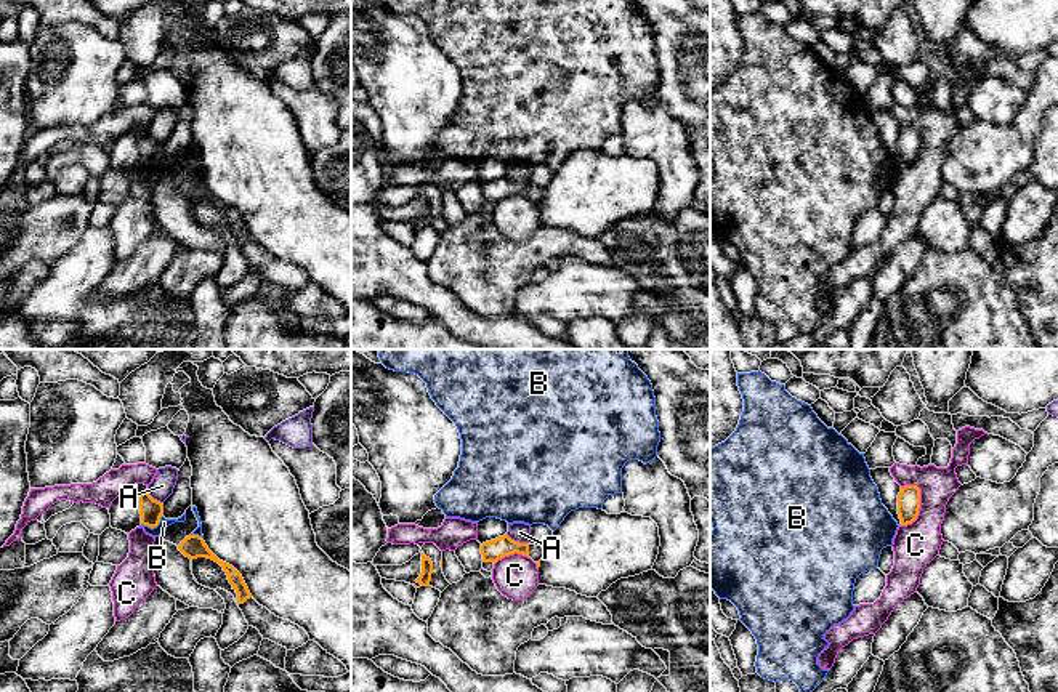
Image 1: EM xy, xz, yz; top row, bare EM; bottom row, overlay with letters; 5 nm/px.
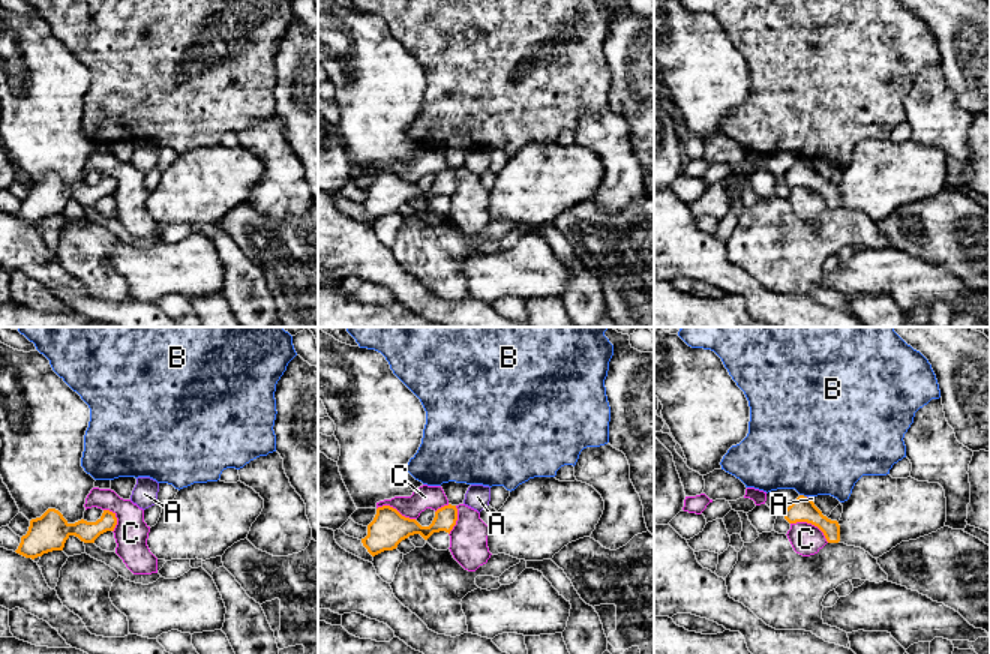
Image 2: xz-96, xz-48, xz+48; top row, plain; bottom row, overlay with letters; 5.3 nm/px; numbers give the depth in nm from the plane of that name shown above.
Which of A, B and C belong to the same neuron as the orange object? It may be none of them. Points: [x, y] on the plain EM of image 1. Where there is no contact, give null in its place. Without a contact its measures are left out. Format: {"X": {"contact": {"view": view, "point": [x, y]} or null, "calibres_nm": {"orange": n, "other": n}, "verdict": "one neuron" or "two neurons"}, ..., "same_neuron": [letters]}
{"A": {"contact": {"view": "xz", "point": [518, 183]}, "calibres_nm": {"orange": 110, "other": 100}, "verdict": "two neurons"}, "B": {"contact": {"view": "xy", "point": [153, 168]}, "calibres_nm": {"orange": 120, "other": 50}, "verdict": "two neurons"}, "C": {"contact": {"view": "yz", "point": [919, 149]}, "calibres_nm": {"orange": 110, "other": 220}, "verdict": "two neurons"}, "same_neuron": []}

